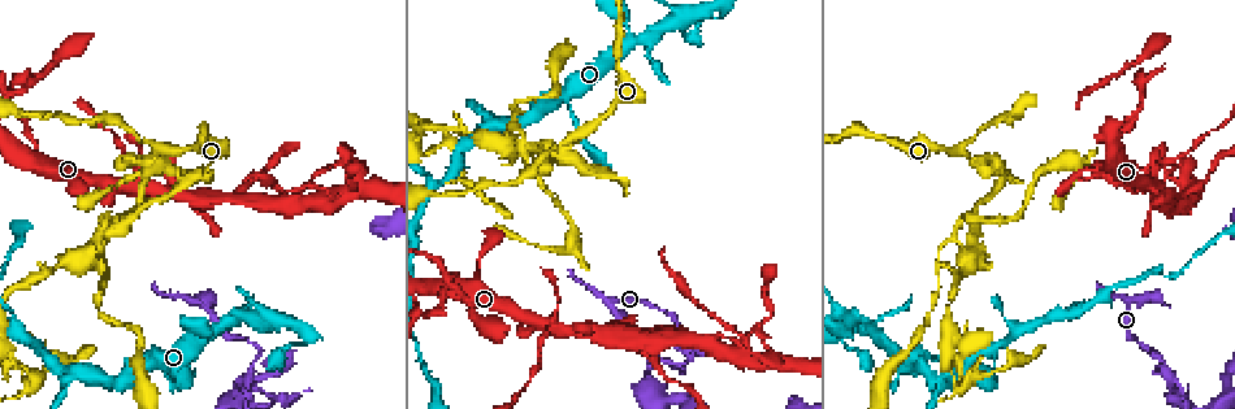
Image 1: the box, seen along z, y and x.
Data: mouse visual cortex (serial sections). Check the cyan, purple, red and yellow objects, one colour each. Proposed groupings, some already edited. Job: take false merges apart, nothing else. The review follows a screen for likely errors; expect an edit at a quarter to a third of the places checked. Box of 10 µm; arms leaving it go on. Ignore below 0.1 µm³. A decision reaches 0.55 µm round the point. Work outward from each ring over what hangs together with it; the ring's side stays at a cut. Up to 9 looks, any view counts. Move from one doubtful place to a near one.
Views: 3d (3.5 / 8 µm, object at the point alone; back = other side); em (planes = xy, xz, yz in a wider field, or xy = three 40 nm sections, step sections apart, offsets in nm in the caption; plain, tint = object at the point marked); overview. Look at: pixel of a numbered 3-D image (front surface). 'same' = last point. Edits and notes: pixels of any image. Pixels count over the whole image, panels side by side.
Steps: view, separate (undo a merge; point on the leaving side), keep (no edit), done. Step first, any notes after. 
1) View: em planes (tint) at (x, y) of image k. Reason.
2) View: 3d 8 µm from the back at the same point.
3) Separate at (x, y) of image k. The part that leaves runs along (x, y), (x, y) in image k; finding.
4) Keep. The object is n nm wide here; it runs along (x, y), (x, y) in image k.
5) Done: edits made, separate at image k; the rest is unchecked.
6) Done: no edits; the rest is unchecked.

View: em xy step 1 (tint) at (168, 149) of image 1. Sharp bend.

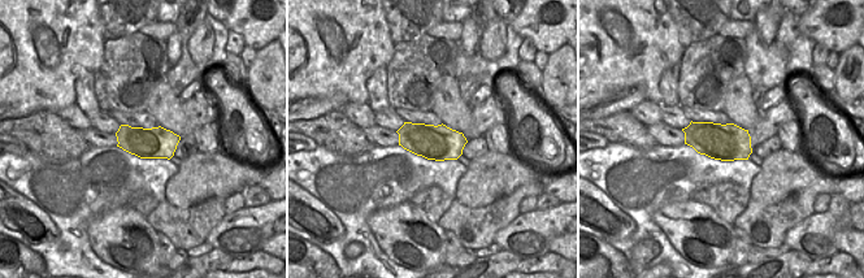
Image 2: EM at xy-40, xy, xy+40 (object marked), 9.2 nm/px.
View: 3d 3.5 µm at the same point.

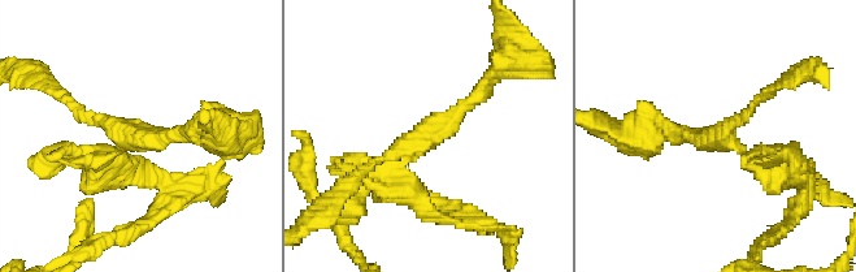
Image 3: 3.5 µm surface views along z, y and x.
Separate at (420, 208) of image 3. The part that leaves runs along (399, 164), (391, 181), (455, 217) in image 3; two cells meet here.

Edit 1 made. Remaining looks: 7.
View: 3d 3.5 µm at (1174, 379) of image 1. Calibre changes.

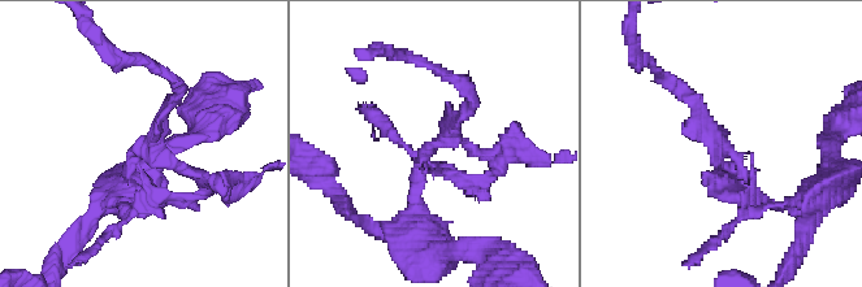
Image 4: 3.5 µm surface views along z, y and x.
View: em xy step 5 (tint) at (444, 139) of image 4. 3 arms meet here; the arms are 100, 150, 150 nm wide; shape alone is not enough.

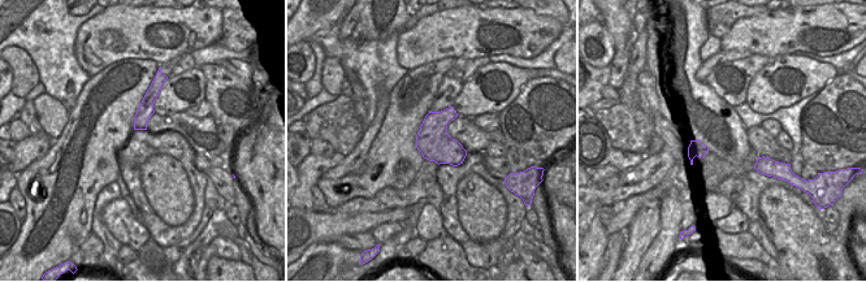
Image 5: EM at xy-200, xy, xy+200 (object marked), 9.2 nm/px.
View: em xy step 2 (tint) at the same point. Another direction.

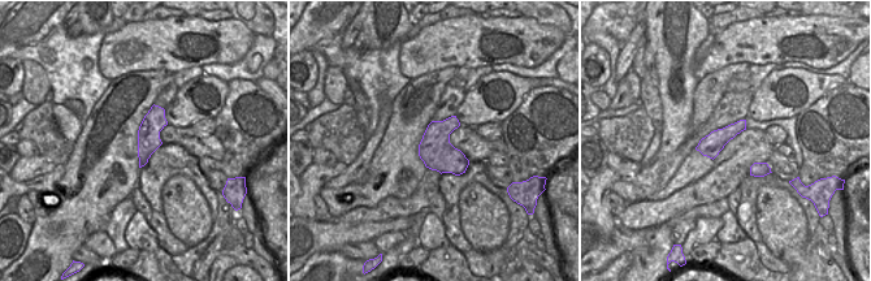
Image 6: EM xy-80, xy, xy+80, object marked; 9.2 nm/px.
Keep. It runs along (668, 82), (749, 173), (749, 198) in image 4; one cell here.

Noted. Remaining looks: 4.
View: 3d 3.5 µm at (554, 325) of image 1. Three arms meet.

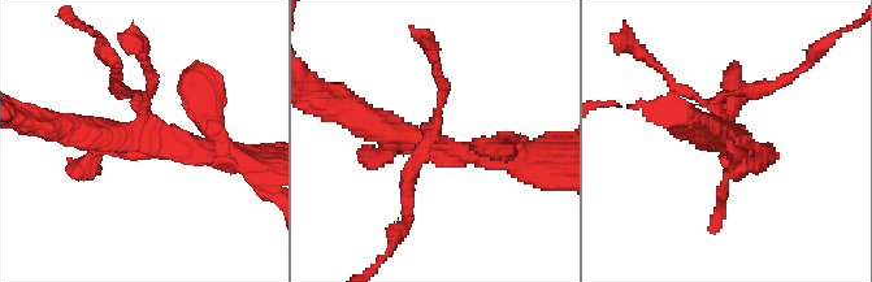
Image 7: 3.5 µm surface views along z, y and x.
View: em xy step 1 (tint) at (730, 138) of image 7.

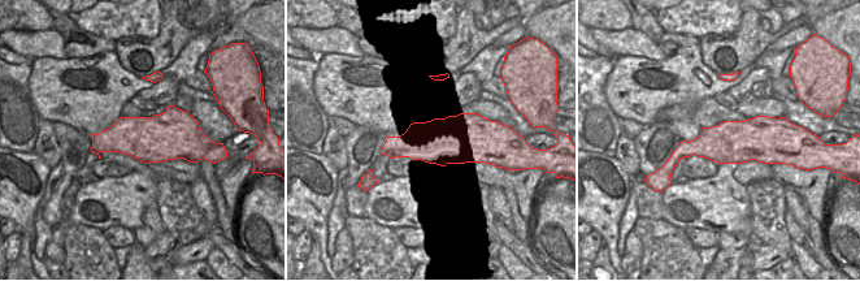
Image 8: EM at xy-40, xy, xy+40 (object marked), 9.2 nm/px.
Keep. One cell here.

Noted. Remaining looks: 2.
View: 3d 3.5 µm at (639, 338) of image 1. Two arms in line, one across.

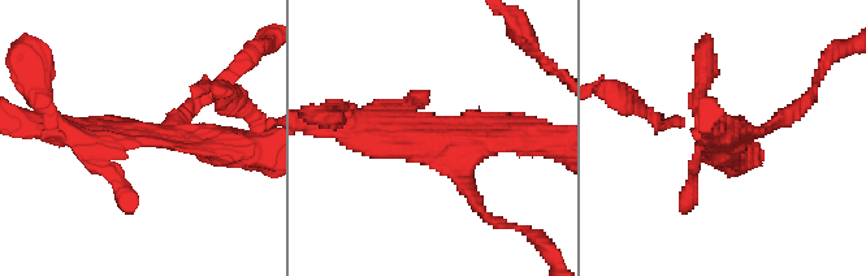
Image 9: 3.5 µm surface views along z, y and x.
View: em xy step 1 (tint) at (138, 132) of image 9. Now the EM.

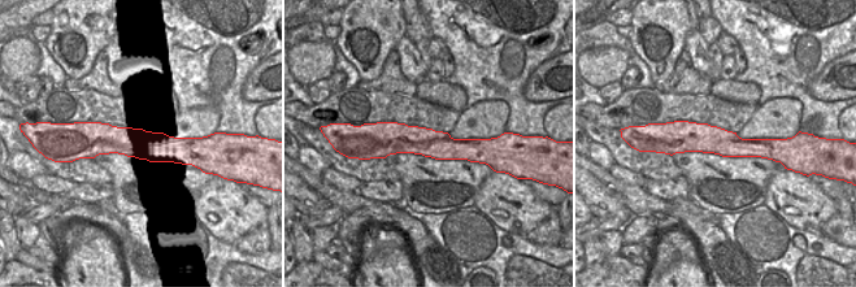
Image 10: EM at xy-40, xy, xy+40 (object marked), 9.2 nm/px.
Keep. The arms are 150, 300, 350 nm wide; it runs along (51, 128), (146, 132), (226, 147) in image 9; one cell here.

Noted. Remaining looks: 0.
Done: edits made, separate at image 3; the rest is unchecked.

